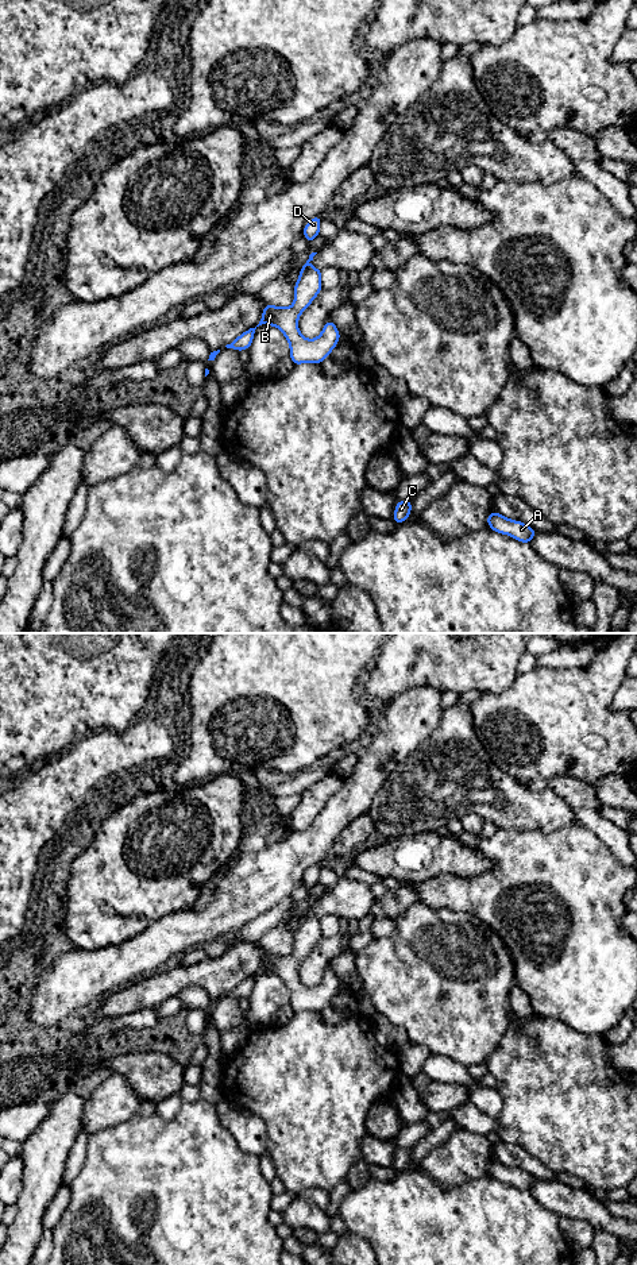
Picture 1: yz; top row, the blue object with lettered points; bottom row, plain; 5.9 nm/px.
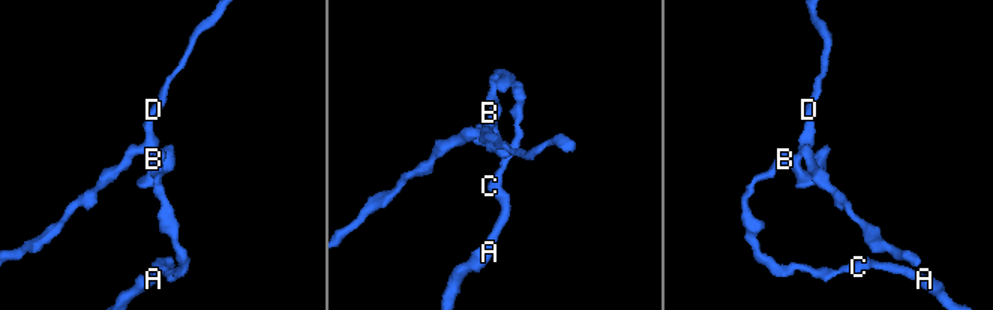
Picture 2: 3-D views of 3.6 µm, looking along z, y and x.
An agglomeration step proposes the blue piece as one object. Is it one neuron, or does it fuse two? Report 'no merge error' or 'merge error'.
no merge error

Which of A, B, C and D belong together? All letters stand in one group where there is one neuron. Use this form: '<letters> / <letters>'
A B C D

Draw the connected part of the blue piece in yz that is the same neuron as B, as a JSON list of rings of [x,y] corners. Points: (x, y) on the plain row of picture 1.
[[[312,900],[294,933],[294,952],[289,956],[279,956],[266,952],[262,967],[255,976],[247,977],[238,987],[227,992],[232,998],[248,998],[254,987],[255,977],[262,972],[270,972],[282,979],[290,994],[290,1007],[294,1013],[305,1010],[321,1011],[339,991],[340,981],[332,968],[328,968],[323,980],[316,987],[306,987],[297,976],[300,963],[309,954],[316,944],[323,938],[321,918],[309,913],[317,900]]]

